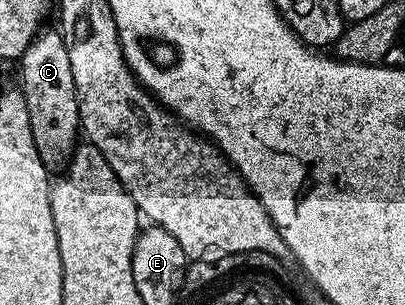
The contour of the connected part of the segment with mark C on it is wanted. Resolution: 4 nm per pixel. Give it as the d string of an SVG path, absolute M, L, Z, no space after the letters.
M42 29L19 59L19 89L27 100L27 116L31 116L31 136L46 167L64 167L79 142L79 104L75 76L71 76L71 56L67 56L65 40L56 29Z

